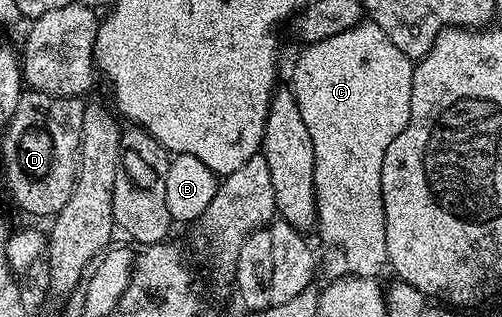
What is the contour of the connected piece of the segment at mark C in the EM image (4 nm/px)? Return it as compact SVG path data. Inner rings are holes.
M360 22L349 30L339 34L333 34L333 38L325 38L316 44L306 45L302 49L304 52L295 60L295 84L293 91L295 101L301 110L301 118L305 118L305 126L309 130L309 138L313 138L313 158L315 159L315 169L313 170L313 182L315 183L315 222L319 240L323 243L323 256L321 252L321 268L328 272L328 277L366 276L378 277L378 272L382 268L388 267L387 247L385 246L385 206L383 205L383 195L381 194L381 162L385 158L385 150L389 150L389 142L405 130L405 126L411 117L411 95L413 94L413 74L415 73L413 61L381 30L381 26L370 22Z

